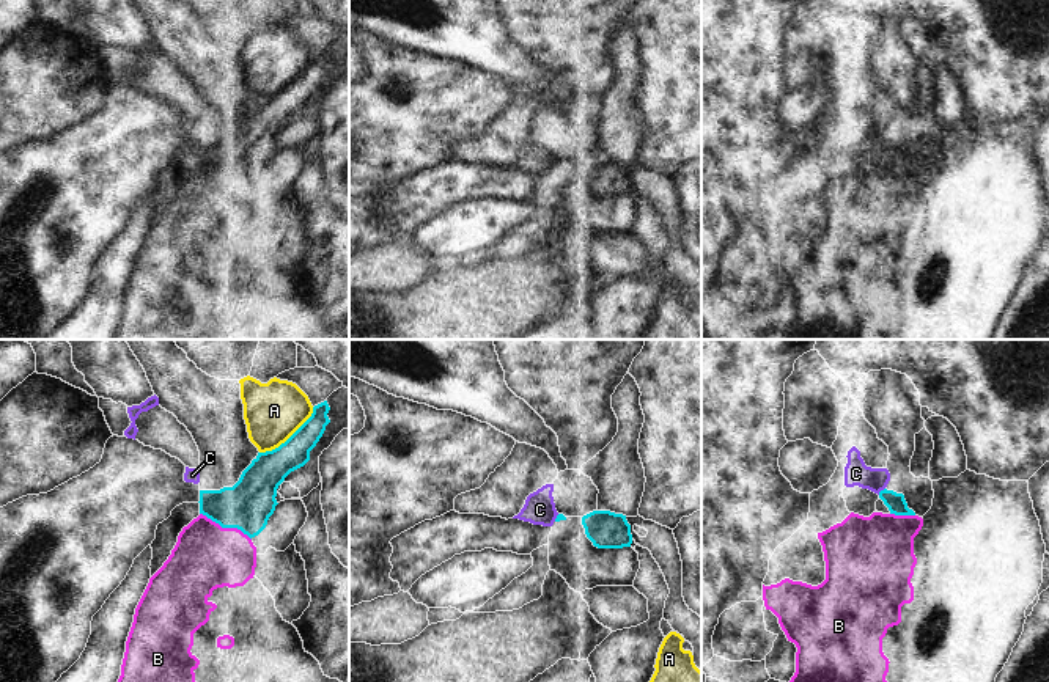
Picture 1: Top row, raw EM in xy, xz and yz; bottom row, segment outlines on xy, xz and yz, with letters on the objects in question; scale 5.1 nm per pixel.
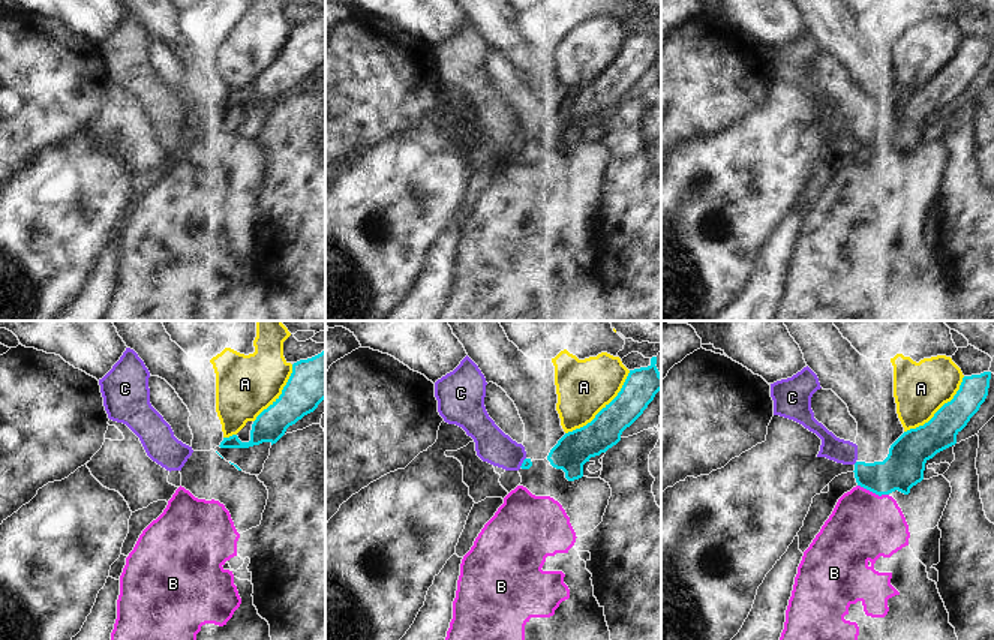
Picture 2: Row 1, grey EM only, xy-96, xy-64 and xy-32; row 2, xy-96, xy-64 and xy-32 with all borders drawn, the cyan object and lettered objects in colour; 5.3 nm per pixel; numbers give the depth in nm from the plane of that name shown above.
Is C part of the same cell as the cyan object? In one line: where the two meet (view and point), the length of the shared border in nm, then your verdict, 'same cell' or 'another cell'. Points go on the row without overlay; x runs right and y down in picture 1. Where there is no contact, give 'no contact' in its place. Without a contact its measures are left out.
contact yz (881, 139); length 50 nm; another cell

